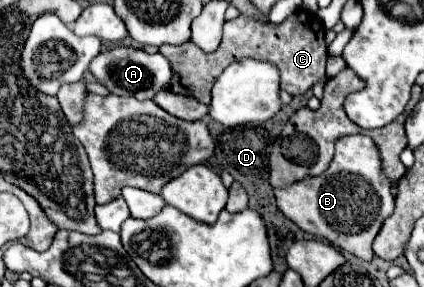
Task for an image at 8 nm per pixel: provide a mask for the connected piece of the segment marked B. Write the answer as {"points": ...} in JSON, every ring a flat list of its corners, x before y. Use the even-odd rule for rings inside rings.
{"points":[[349,134,335,142,335,158,327,172,275,190,279,210,301,230,329,240,333,246,365,260,373,260,373,240,387,216,393,214,395,198,391,184,381,172,379,148,369,136]]}

